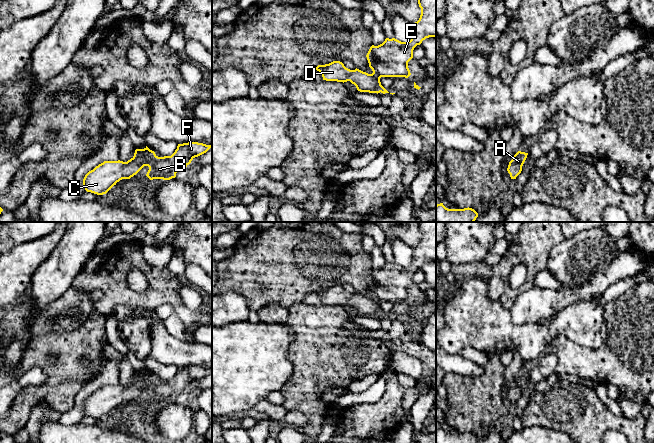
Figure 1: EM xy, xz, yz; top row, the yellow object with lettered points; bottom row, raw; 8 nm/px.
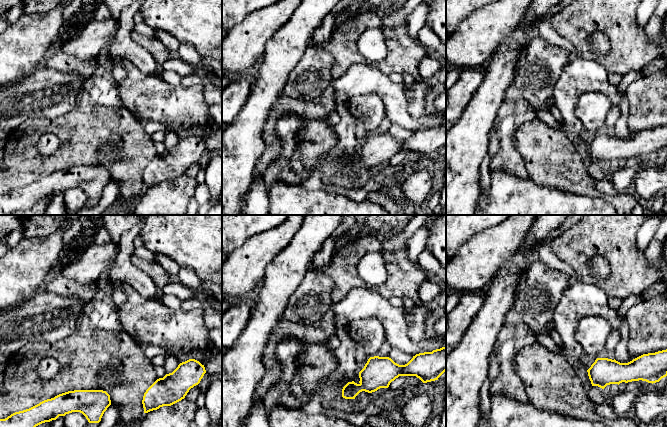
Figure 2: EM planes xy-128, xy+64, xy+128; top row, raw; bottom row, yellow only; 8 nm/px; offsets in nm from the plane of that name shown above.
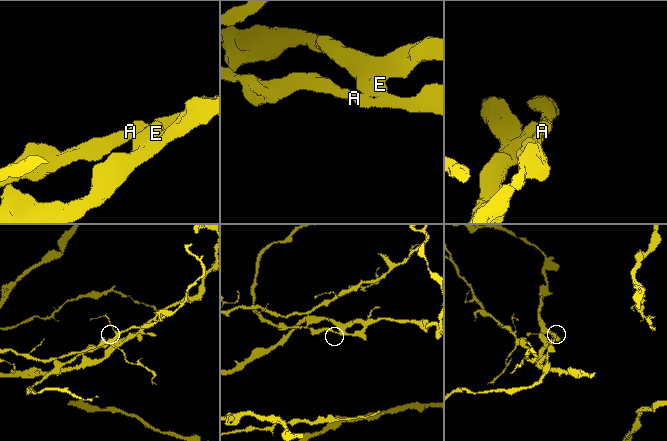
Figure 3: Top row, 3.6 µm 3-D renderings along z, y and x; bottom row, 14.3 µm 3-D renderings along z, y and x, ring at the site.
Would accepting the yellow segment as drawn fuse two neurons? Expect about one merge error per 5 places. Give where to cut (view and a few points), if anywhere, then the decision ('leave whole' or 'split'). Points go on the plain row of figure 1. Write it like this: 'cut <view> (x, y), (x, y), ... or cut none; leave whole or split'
cut none; leave whole

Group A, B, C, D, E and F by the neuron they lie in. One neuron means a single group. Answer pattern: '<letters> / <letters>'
A B C D E F

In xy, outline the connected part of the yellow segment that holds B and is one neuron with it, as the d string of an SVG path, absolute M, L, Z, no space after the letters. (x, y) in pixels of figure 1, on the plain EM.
M198 366L178 368L171 380L164 381L158 381L147 370L136 373L134 380L127 386L104 385L96 390L85 399L83 410L87 416L103 419L120 404L136 399L144 390L149 391L146 400L150 404L170 404L176 401L180 393L187 391L195 381L206 377L211 371Z

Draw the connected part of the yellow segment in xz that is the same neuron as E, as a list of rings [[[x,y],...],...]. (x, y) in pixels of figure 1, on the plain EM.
[[[418,222],[418,228],[421,232],[421,239],[417,246],[413,247],[412,262],[408,266],[401,266],[395,262],[386,262],[378,269],[372,269],[366,279],[369,291],[373,297],[368,298],[359,293],[350,294],[340,285],[333,285],[329,288],[318,289],[316,293],[326,305],[347,306],[354,308],[358,315],[369,317],[389,317],[380,306],[381,301],[405,301],[408,302],[411,297],[408,292],[408,286],[413,282],[413,274],[420,269],[423,264],[429,261],[436,261],[436,222]]]

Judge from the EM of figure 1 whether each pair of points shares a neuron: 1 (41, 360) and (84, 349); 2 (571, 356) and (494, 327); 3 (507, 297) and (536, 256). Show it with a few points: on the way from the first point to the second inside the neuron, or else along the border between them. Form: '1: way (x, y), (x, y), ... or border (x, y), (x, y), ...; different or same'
1: way (50, 349), (73, 349); same
2: border (573, 342), (564, 336), (557, 336), (550, 344); different
3: way (519, 290), (530, 280), (533, 268); same

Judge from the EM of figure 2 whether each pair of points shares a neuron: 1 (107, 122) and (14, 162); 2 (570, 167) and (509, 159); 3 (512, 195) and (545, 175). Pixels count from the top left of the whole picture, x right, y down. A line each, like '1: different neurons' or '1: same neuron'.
1: same neuron
2: different neurons
3: different neurons

